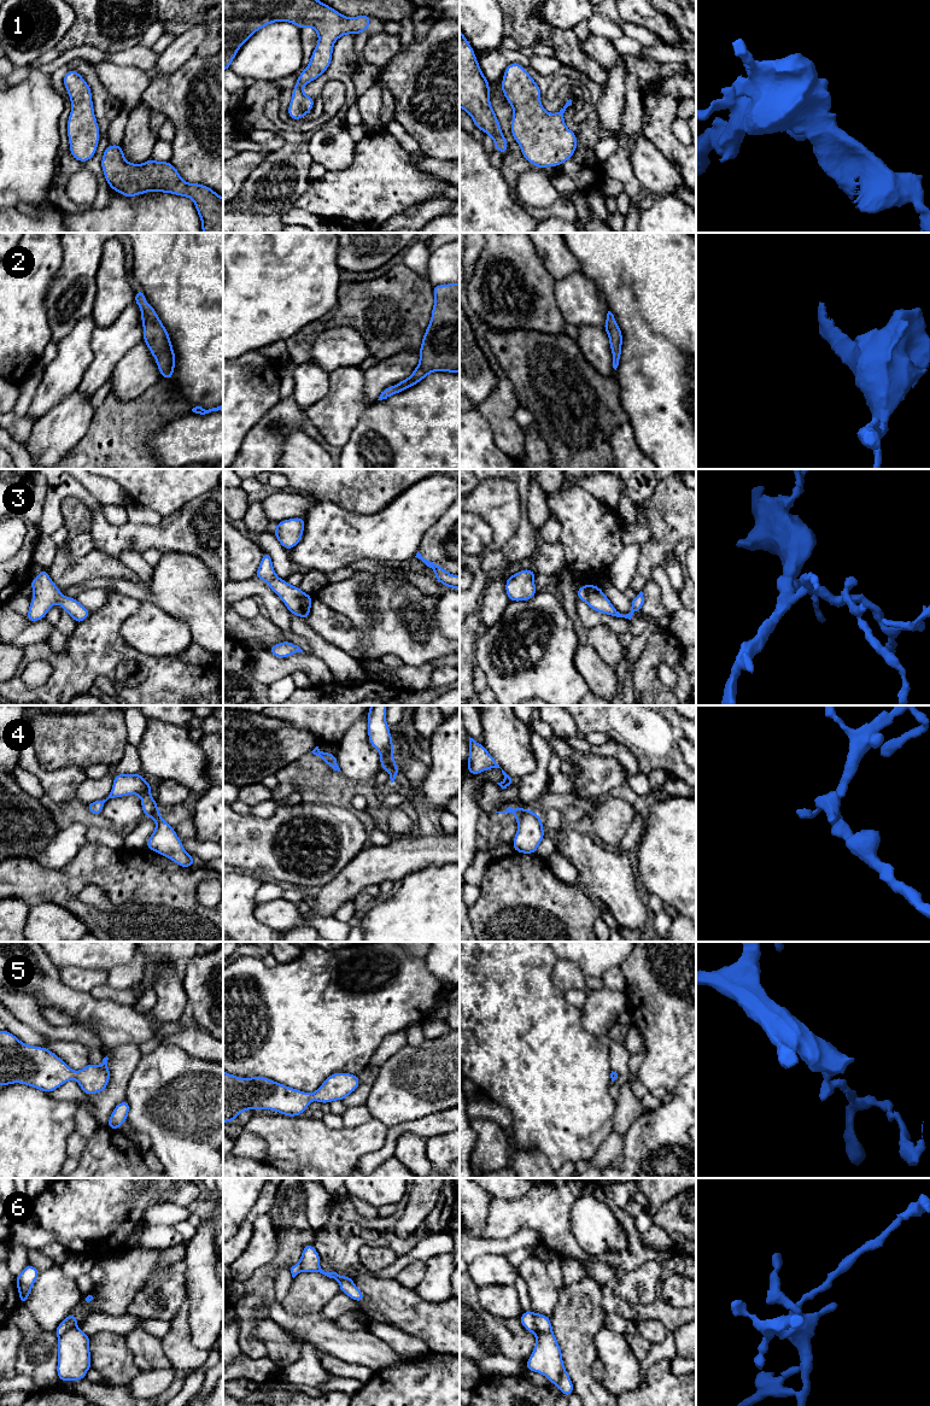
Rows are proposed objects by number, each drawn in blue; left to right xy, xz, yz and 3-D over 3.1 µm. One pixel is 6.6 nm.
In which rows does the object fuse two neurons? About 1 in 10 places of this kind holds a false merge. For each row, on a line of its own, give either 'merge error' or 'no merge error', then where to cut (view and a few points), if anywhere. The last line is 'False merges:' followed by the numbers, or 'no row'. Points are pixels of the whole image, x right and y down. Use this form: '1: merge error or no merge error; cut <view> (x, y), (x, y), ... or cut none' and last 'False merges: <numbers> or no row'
1: no merge error; cut none
2: no merge error; cut none
3: no merge error; cut none
4: no merge error; cut none
5: no merge error; cut none
6: no merge error; cut none
False merges: no row

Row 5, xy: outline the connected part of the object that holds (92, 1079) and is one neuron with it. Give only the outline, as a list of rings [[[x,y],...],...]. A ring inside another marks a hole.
[[[8,1030],[0,1031],[0,1086],[21,1083],[48,1094],[76,1079],[89,1096],[106,1089],[111,1078],[107,1060],[106,1056],[101,1066],[88,1064],[75,1072],[45,1047],[25,1044]]]

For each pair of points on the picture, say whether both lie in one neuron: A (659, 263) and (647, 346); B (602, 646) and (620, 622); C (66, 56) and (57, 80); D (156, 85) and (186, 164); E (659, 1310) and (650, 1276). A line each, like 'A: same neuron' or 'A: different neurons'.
A: same neuron
B: different neurons
C: different neurons
D: same neuron
E: different neurons

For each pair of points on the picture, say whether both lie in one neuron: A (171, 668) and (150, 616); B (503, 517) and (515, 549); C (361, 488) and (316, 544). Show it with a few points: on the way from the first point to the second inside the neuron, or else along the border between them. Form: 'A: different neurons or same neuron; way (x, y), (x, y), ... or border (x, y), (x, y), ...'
A: different neurons; border (139, 650), (158, 656), (175, 655)
B: different neurons; border (521, 510), (516, 532), (499, 550)
C: different neurons; border (319, 502), (333, 502), (351, 511), (373, 514)

